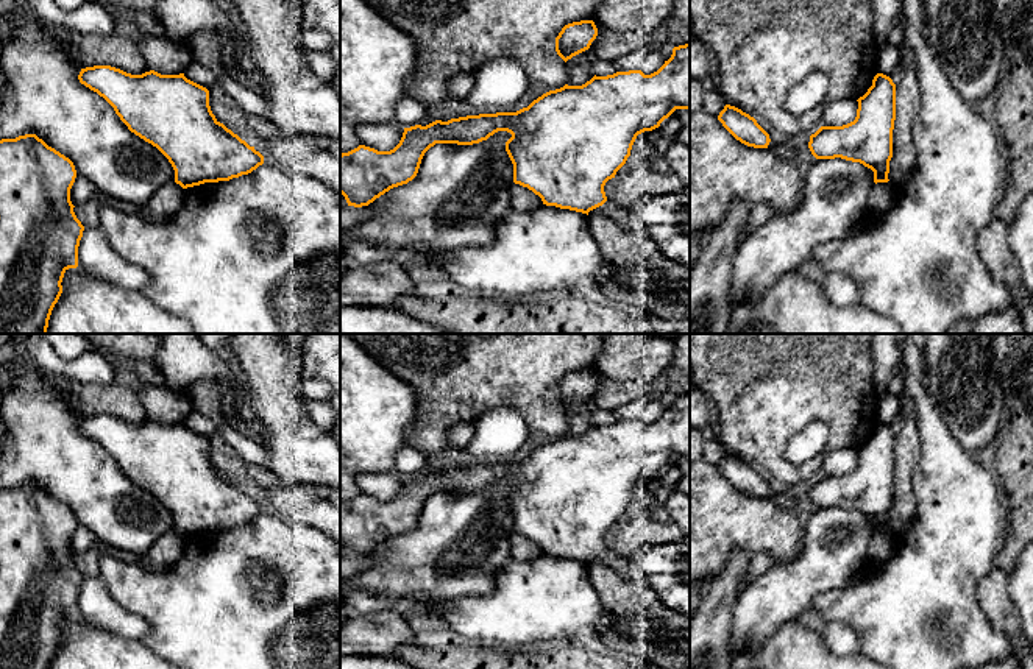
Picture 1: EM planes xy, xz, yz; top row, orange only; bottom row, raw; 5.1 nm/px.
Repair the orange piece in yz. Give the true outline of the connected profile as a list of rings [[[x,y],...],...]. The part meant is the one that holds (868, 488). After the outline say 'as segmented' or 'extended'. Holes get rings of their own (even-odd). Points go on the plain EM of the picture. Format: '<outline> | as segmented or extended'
[[[877,423],[858,449],[857,466],[843,476],[821,476],[810,485],[808,497],[816,508],[841,507],[874,521],[874,532],[888,532],[896,469],[896,434]]] | as segmented

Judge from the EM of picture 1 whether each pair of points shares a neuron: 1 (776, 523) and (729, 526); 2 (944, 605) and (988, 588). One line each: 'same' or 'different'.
1: same
2: different

